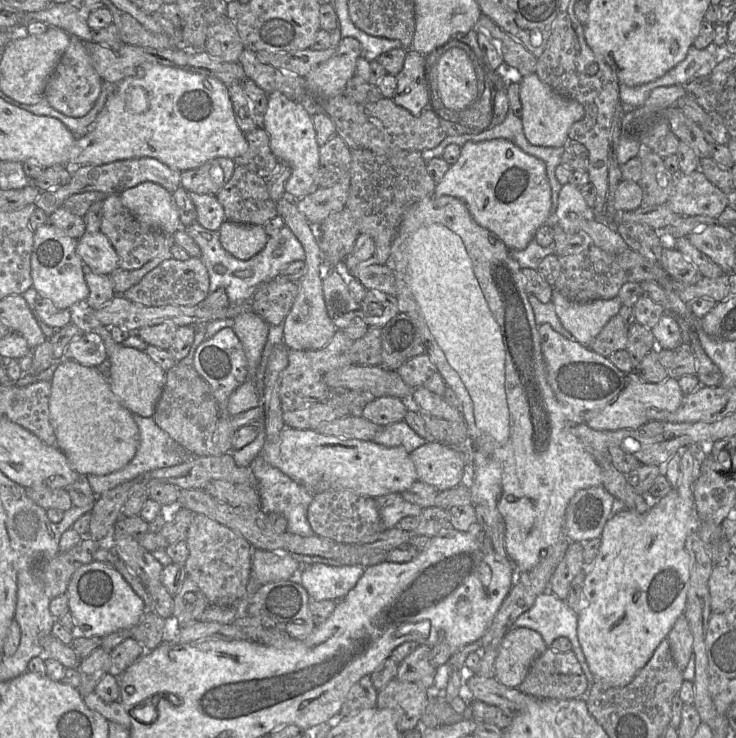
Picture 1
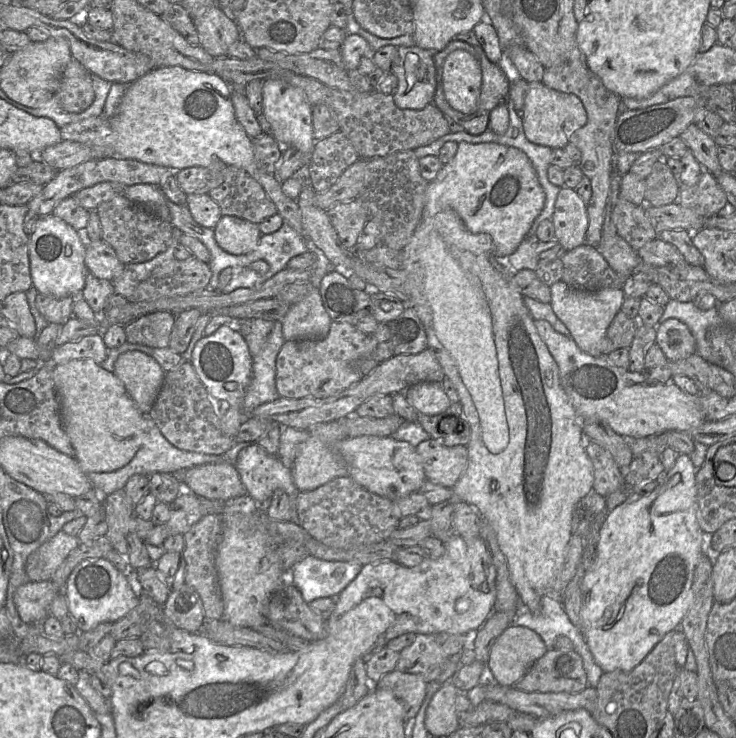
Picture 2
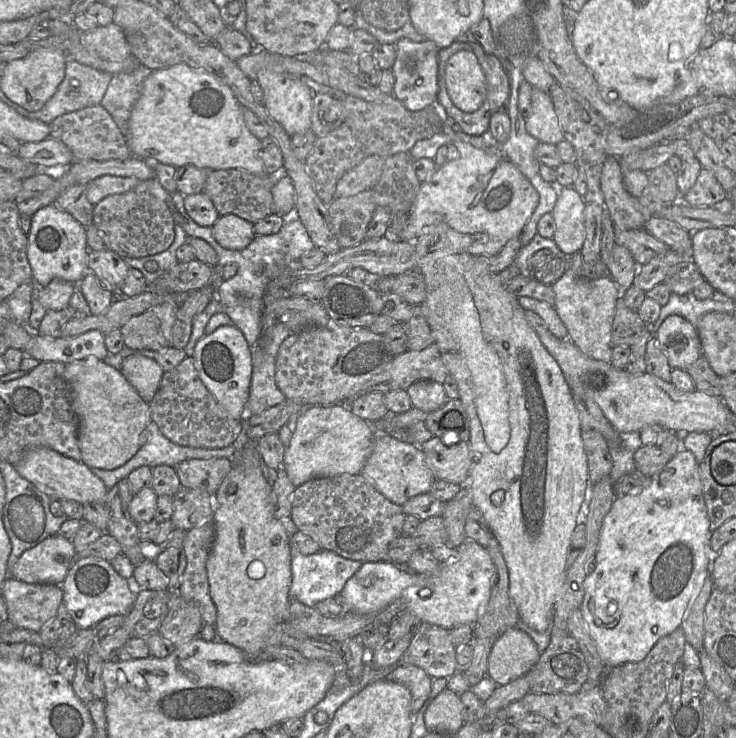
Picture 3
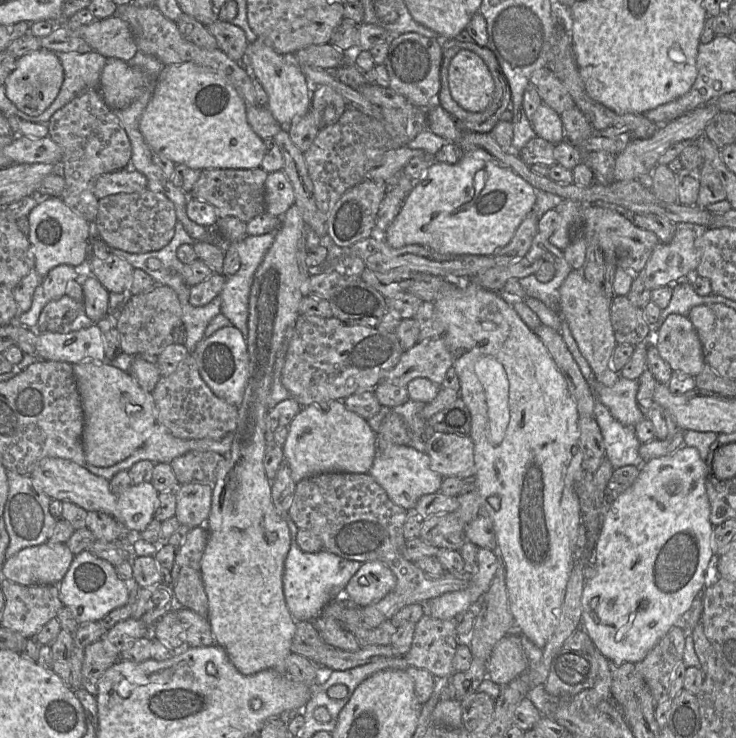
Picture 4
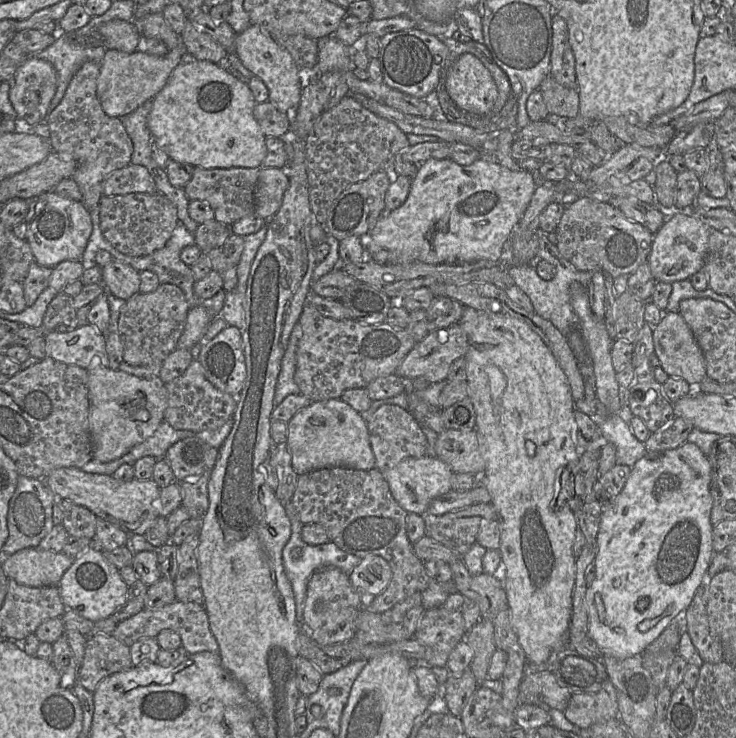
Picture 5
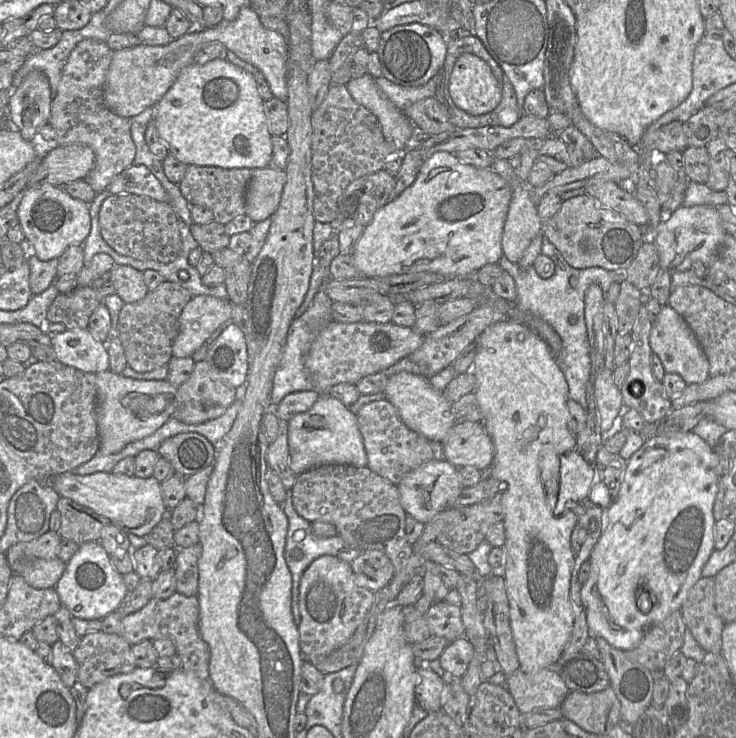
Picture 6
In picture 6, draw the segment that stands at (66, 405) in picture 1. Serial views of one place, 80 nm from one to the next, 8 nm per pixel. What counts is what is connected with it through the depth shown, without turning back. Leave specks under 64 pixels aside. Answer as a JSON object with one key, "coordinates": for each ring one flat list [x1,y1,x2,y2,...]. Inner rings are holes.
{"coordinates":[[111,370,95,374,97,386,96,419,99,451,105,455,120,452,127,444,153,434,177,406,177,387,165,380,137,380]]}

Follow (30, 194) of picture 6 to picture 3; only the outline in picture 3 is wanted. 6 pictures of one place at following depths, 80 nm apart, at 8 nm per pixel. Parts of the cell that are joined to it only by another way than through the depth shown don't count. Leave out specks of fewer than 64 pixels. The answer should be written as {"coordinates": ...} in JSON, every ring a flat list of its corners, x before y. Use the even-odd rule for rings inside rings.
{"coordinates":[[55,204,39,209,31,218,27,258,34,282,43,287,55,278,79,283,85,276,88,263,87,228]]}

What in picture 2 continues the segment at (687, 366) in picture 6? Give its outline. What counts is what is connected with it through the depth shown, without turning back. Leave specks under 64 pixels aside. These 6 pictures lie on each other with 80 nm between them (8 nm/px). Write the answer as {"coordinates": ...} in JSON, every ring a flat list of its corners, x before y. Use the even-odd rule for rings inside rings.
{"coordinates":[[676,318,656,326,656,343,669,361,677,361,696,353,696,343,689,328]]}

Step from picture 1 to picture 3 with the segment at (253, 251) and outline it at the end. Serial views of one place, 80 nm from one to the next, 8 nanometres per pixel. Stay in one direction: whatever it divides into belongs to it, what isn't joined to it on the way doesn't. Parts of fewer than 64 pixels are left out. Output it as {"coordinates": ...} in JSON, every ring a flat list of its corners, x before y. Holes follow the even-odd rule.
{"coordinates":[[232,214,220,216,211,228,215,240,229,250,245,249,256,236,251,222]]}

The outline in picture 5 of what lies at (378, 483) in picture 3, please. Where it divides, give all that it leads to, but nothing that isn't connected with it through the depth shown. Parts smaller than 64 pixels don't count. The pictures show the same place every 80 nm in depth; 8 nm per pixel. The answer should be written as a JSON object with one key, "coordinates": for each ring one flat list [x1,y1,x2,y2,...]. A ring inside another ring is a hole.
{"coordinates":[[423,456,420,458,406,458,391,469,382,473,387,481,390,492,407,513,425,515,429,504,434,498,437,498,452,490,451,477,453,471,451,468,437,457]]}

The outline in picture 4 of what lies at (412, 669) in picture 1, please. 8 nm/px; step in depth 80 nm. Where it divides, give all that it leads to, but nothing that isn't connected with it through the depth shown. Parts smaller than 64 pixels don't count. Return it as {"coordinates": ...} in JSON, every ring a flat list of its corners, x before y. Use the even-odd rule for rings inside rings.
{"coordinates":[[424,614,416,623,410,649,404,655,409,666,425,669,434,677,449,677,453,672,453,657,461,640,457,634,458,618,441,620]]}

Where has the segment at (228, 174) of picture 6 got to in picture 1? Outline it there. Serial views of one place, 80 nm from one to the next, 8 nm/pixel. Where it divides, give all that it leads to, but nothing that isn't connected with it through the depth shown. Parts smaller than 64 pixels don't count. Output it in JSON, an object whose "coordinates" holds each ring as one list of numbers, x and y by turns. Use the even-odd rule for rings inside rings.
{"coordinates":[[237,164,226,185,215,195,228,221,264,226,278,215,268,193,266,179]]}

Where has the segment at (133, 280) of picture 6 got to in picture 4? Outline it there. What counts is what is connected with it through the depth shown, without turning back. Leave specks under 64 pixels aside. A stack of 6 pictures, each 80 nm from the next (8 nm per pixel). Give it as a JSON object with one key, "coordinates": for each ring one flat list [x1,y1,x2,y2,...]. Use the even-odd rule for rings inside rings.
{"coordinates":[[110,253,106,259,92,255,91,271,108,292,127,294,133,279,134,267,124,259]]}

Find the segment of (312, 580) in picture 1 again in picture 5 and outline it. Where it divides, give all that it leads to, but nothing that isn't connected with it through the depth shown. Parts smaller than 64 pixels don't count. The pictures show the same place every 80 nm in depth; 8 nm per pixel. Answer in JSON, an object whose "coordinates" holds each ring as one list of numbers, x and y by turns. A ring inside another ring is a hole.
{"coordinates":[[291,501,283,504,285,513,291,524,291,534,288,542,283,548,282,551,282,561,284,570,288,580,291,583,292,591,295,600,295,612,297,622,302,625,303,614,304,614,304,606,305,606,305,598,307,592,307,585,311,576,318,570,328,568,328,567,336,567,343,571,345,574,349,575,351,571,360,563,361,559,353,554,347,553,341,550,337,545,333,542,328,542,321,545,309,545,306,544,301,537,301,531,304,524,297,517],[294,548,300,548,302,555,299,559,293,559,291,556,291,552]]}

